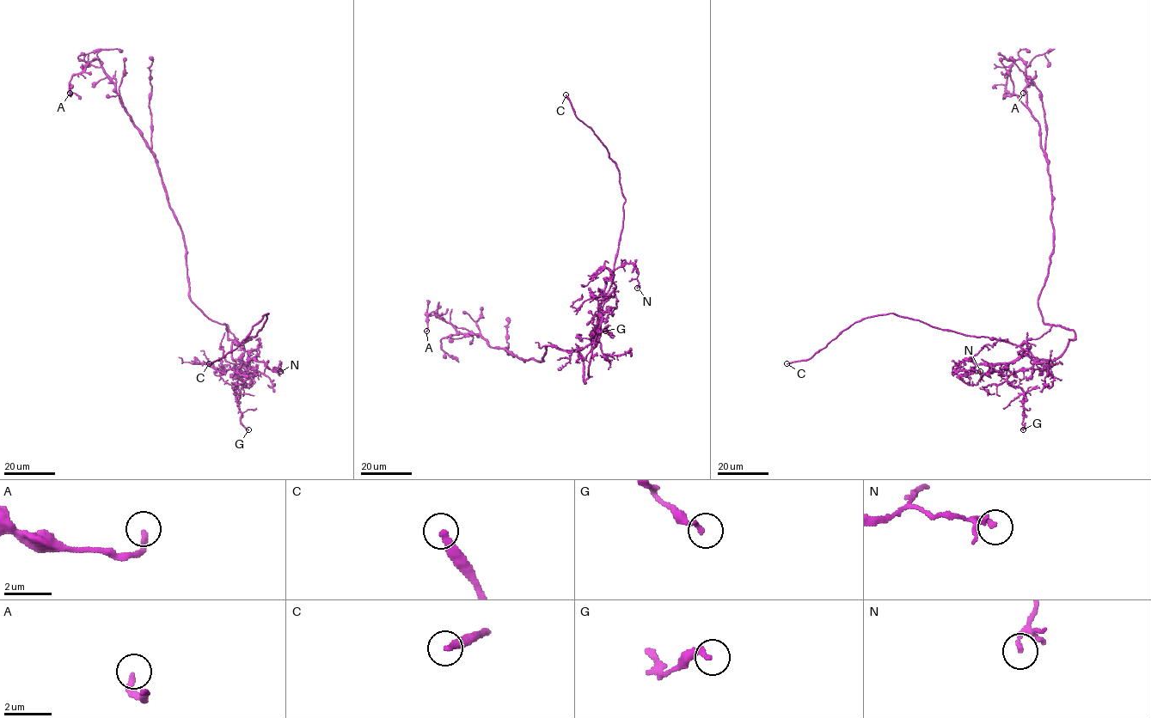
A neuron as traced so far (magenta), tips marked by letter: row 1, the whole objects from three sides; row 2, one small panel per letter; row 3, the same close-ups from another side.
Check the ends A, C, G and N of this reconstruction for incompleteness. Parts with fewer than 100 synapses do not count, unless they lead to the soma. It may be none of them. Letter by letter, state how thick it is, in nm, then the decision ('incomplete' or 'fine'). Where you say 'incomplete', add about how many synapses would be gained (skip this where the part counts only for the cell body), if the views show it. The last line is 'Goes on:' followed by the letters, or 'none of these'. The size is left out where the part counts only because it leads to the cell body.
A: 240 nm thick; fine
C: 240 nm thick; incomplete
G: 200 nm thick; fine
N: 140 nm thick; fine
Goes on: C

